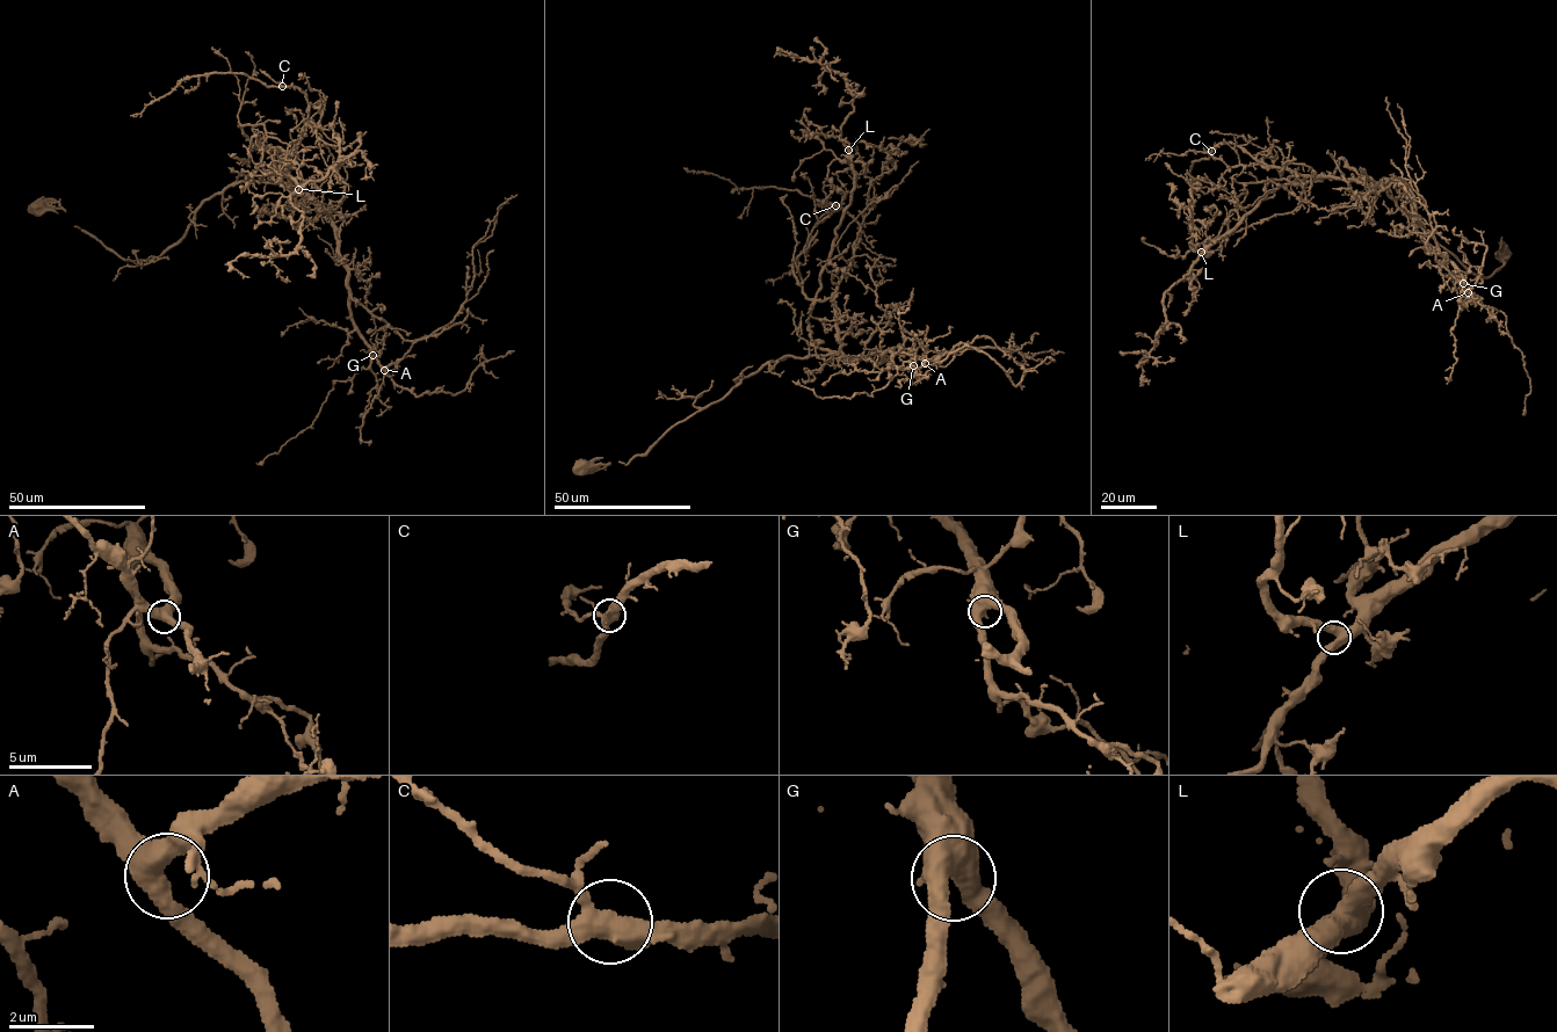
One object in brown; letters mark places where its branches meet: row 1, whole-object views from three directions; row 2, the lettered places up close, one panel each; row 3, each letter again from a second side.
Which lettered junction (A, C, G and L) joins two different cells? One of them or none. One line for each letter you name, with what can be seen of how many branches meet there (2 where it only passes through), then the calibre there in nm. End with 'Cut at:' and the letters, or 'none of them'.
Cut at: none of them

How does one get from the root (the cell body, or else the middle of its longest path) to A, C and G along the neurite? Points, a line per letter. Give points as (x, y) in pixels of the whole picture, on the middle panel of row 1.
A: (583, 469), (628, 464), (670, 428), (777, 358), (837, 353), (878, 363), (890, 348), (896, 365), (925, 363)
C: (583, 469), (628, 464), (763, 364), (838, 353), (834, 289), (860, 227), (835, 206)
G: (583, 469), (628, 464), (670, 428), (777, 358), (837, 353), (878, 363), (890, 348), (892, 364), (913, 365)

